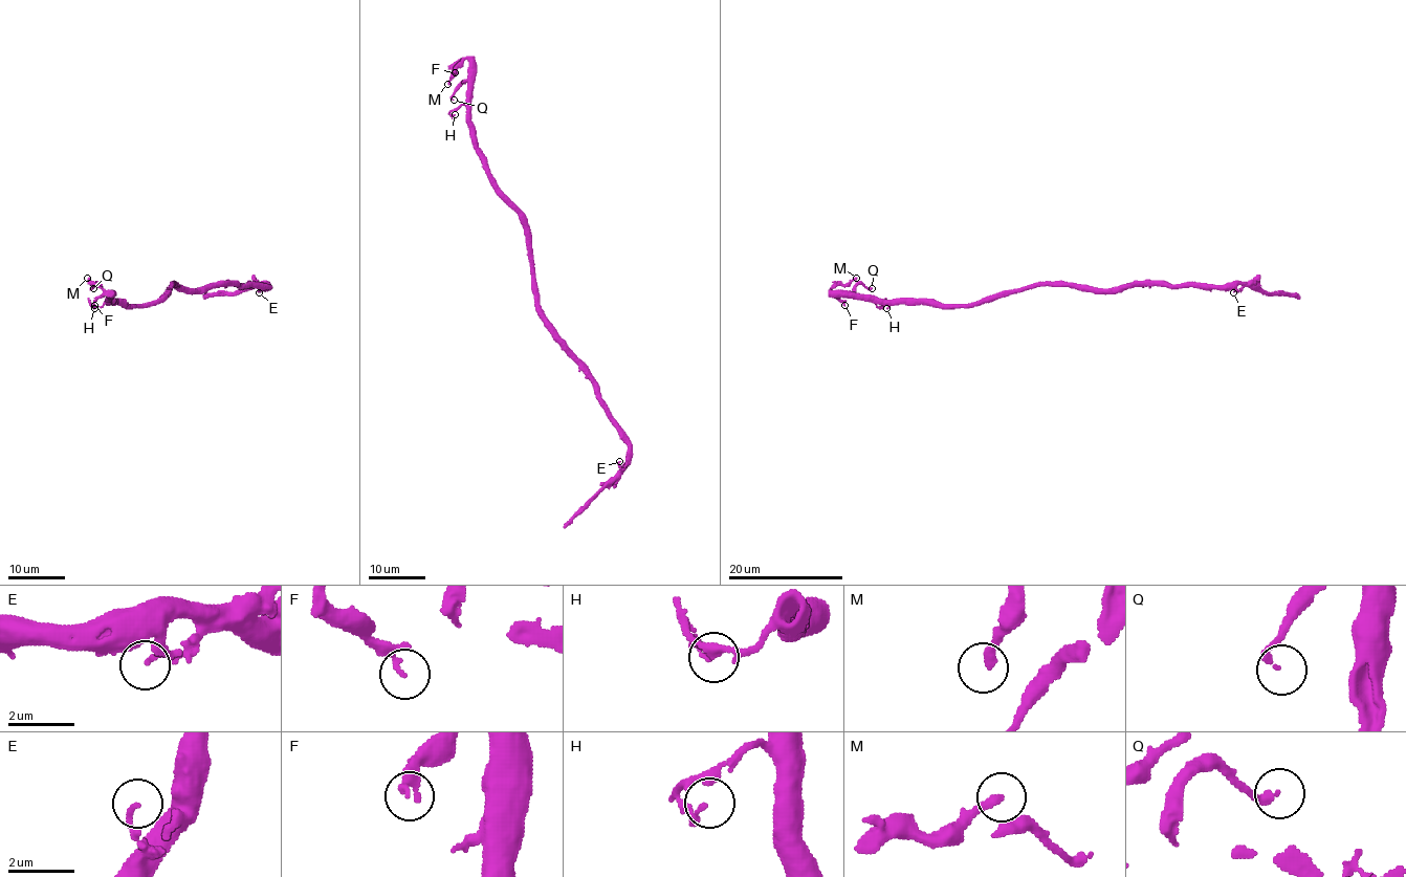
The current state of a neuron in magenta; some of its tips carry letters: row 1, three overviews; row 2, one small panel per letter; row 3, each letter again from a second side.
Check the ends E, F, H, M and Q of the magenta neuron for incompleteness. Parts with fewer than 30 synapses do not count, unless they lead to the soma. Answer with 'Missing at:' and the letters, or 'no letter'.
Missing at: no letter

